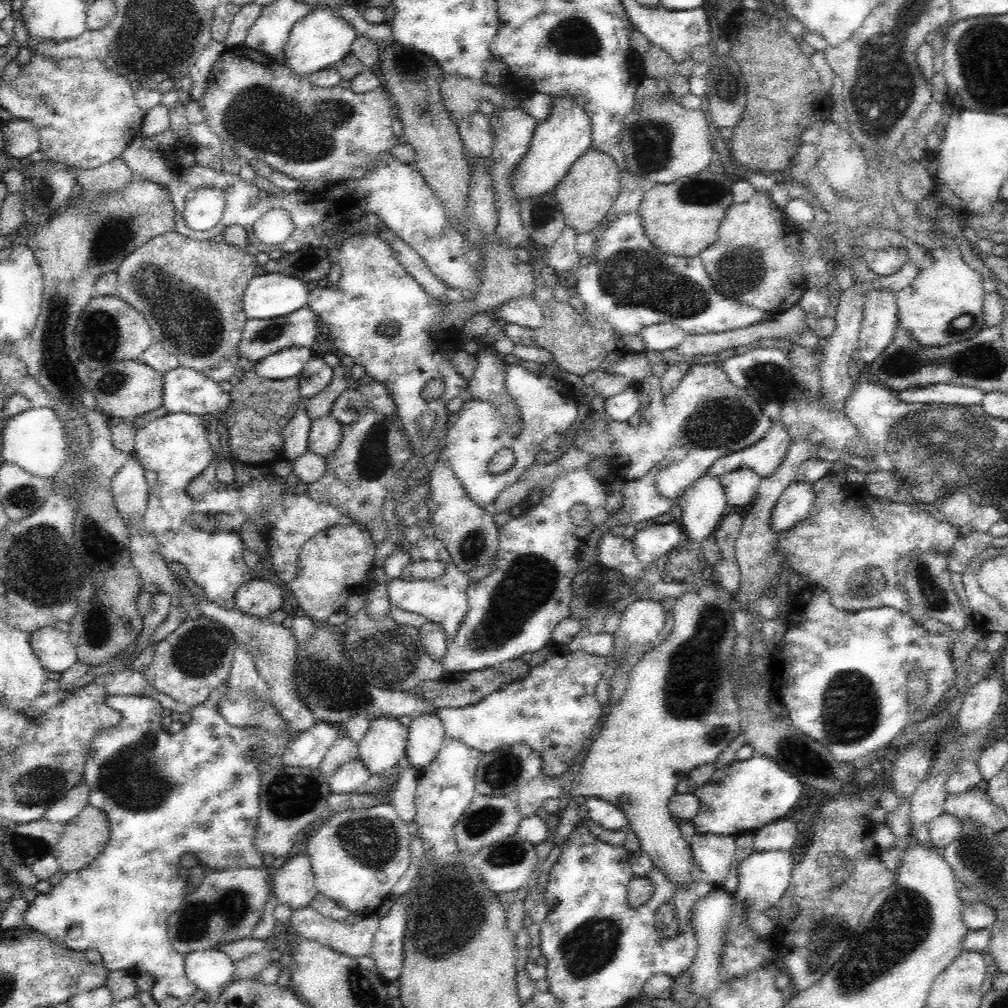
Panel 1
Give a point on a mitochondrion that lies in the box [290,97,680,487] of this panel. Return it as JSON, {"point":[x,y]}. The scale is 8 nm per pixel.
{"point":[650,138]}

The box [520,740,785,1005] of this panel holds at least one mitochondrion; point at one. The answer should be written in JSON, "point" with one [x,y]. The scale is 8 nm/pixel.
{"point":[587,949]}

